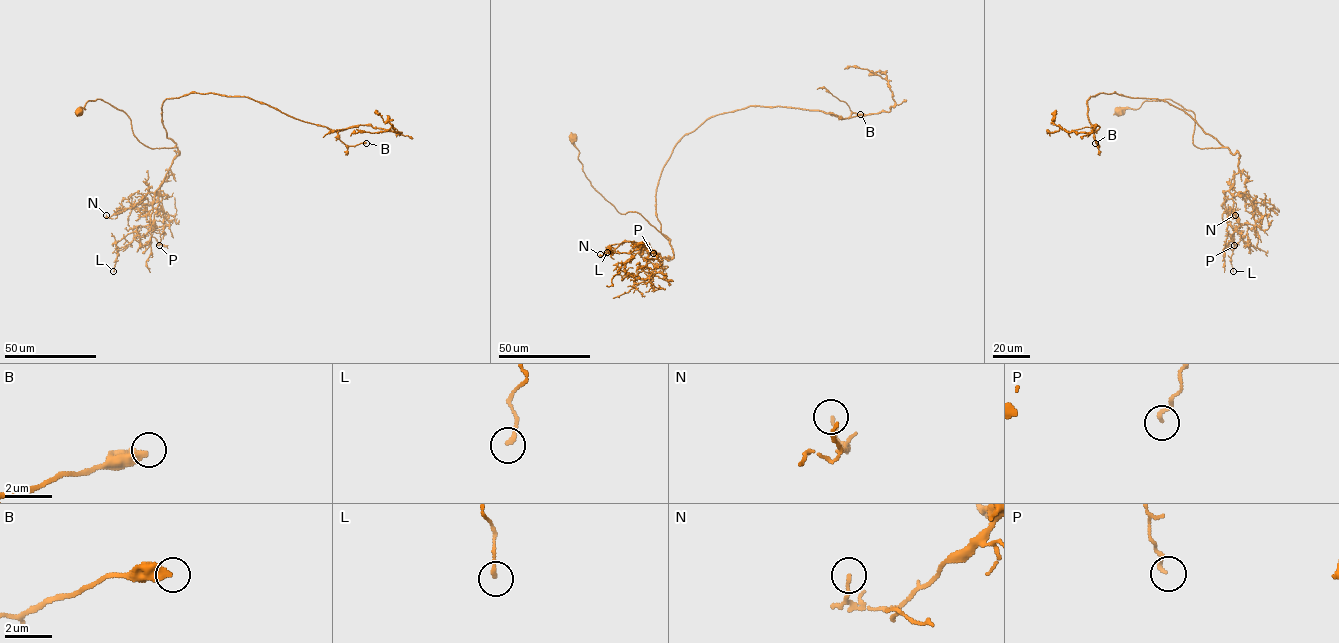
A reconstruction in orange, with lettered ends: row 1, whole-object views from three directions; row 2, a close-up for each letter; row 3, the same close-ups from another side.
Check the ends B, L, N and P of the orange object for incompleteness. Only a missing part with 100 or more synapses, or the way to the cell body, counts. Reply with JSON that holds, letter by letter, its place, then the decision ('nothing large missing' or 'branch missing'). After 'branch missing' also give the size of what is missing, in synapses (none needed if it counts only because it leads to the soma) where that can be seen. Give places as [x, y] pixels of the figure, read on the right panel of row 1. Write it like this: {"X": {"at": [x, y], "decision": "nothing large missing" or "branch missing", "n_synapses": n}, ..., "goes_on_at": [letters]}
{"B": {"at": [1095, 143], "decision": "nothing large missing"}, "L": {"at": [1233, 271], "decision": "nothing large missing"}, "N": {"at": [1235, 215], "decision": "nothing large missing"}, "P": {"at": [1234, 245], "decision": "nothing large missing"}, "goes_on_at": []}

